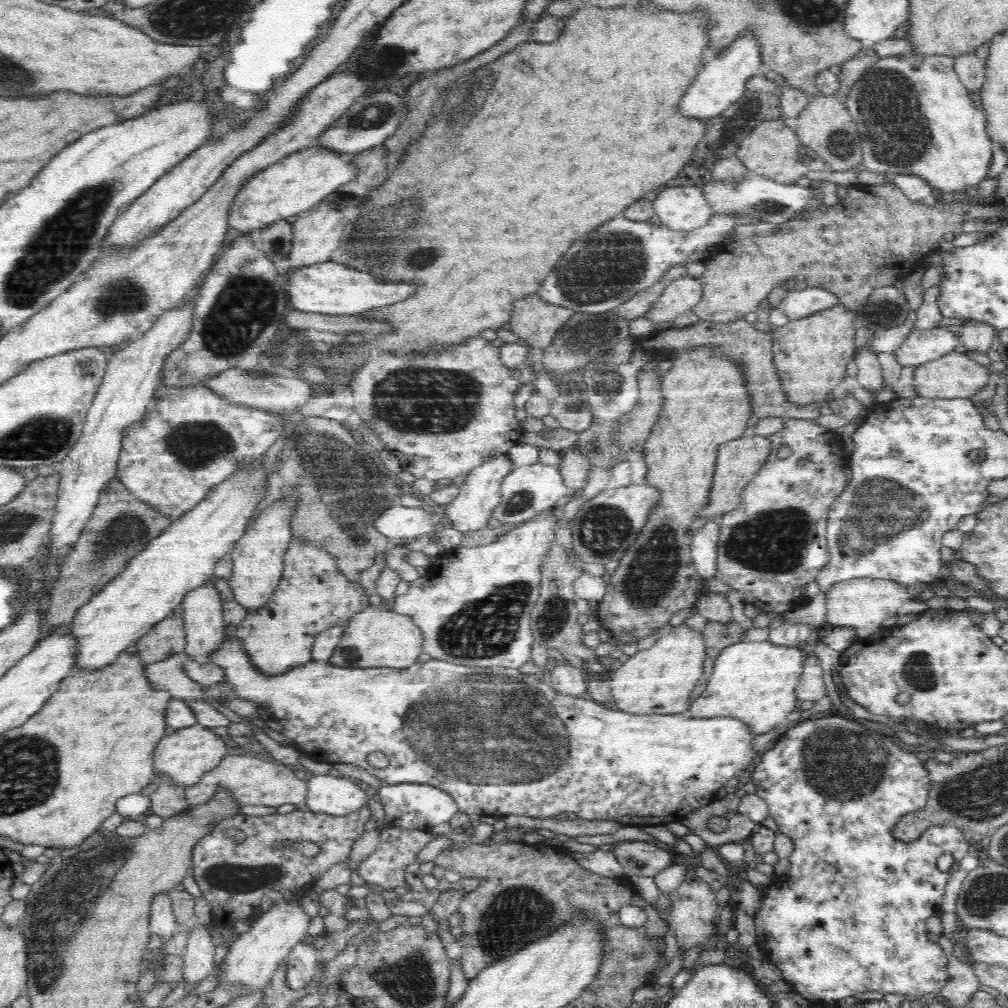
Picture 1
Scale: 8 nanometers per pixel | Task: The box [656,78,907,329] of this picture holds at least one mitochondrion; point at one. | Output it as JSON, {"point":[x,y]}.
{"point":[841,145]}

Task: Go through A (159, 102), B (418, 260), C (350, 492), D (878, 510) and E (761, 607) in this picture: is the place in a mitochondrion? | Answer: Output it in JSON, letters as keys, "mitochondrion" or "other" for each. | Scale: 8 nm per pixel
{"A":"other","B":"mitochondrion","C":"mitochondrion","D":"mitochondrion","E":"other"}

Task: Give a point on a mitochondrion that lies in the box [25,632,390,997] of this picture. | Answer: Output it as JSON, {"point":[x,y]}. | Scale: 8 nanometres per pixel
{"point":[61,907]}

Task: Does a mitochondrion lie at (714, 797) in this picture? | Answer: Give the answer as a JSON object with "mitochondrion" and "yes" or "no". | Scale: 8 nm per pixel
{"mitochondrion":"no"}

